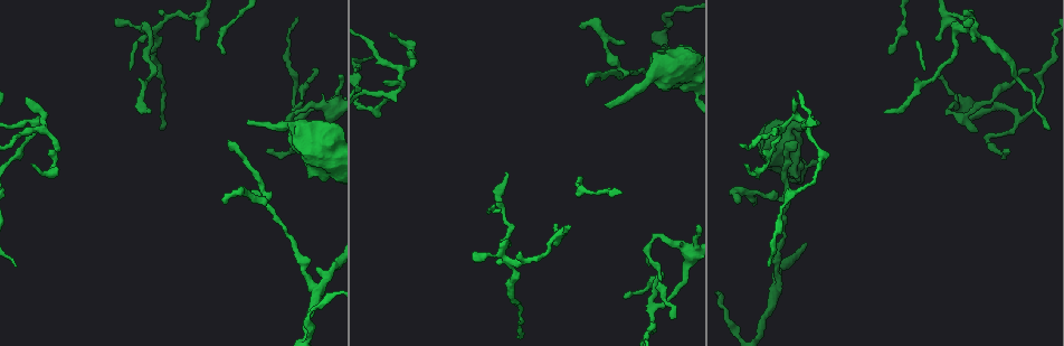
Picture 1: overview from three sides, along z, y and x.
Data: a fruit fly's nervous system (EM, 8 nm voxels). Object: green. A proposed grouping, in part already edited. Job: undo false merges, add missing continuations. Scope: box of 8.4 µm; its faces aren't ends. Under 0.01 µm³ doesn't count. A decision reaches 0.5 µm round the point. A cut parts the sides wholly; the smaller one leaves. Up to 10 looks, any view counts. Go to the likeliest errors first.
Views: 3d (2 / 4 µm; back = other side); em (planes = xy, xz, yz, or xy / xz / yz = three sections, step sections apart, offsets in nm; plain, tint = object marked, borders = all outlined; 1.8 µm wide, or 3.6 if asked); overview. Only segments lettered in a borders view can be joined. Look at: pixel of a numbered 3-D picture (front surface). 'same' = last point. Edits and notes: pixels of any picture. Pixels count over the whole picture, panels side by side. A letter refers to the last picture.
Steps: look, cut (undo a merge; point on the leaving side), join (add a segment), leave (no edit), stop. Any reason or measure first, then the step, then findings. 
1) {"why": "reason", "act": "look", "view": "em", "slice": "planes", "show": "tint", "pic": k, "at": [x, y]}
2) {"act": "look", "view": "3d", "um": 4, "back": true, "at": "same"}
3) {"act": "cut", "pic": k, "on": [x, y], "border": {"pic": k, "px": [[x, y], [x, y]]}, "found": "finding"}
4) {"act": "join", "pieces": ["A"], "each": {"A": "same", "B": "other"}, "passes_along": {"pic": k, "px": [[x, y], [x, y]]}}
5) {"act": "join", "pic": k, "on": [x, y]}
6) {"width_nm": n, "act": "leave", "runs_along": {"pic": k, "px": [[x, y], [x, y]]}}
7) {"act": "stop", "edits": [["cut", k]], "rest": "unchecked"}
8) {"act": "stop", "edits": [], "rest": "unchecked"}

{"why": "abrupt turn", "act": "look", "view": "3d", "um": 4, "pic": 1, "at": [394, 94]}

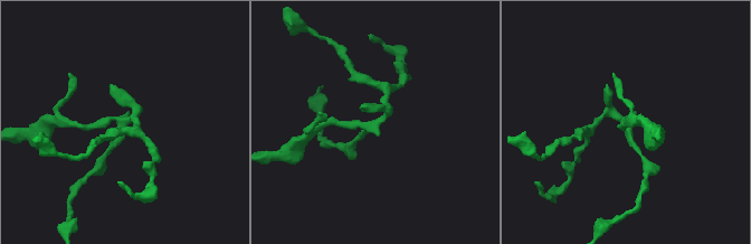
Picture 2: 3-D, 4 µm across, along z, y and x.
{"act": "look", "view": "em", "slice": "xz", "step": 16, "show": "tint", "pic": 2, "at": [123, 123]}

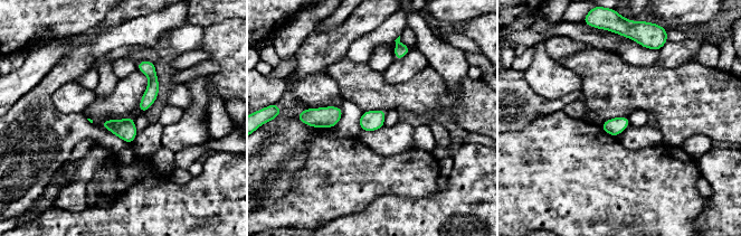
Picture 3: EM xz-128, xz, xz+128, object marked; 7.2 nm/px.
{"why": "cut it another way", "act": "look", "view": "em", "slice": "planes", "show": "borders", "at": "same"}

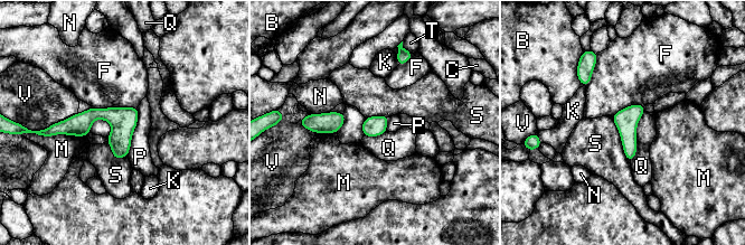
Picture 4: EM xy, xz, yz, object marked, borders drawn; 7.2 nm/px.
{"act": "leave", "each": {"B": "other", "C": "other", "F": "other", "K": "other", "M": "other", "N": "other", "P": "other", "Q": "other", "S": "other", "T": "other", "V": "other"}, "border": {"pic": 4, "px": [[610, 116], [630, 163]]}, "found": "continuous, no second neuron"}

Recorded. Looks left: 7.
{"why": "free end", "act": "look", "view": "3d", "um": 2, "pic": 1, "at": [246, 122]}

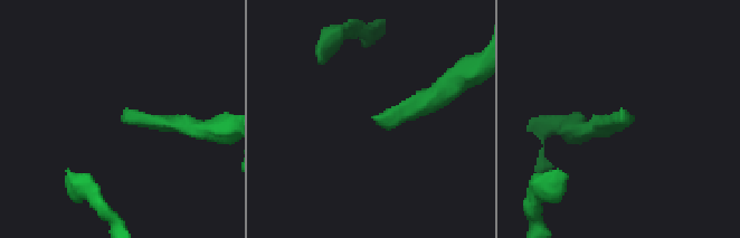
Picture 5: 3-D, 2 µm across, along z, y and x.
{"why": "need the tissue", "act": "look", "view": "em", "slice": "planes", "show": "borders", "pic": 5, "at": [627, 121]}

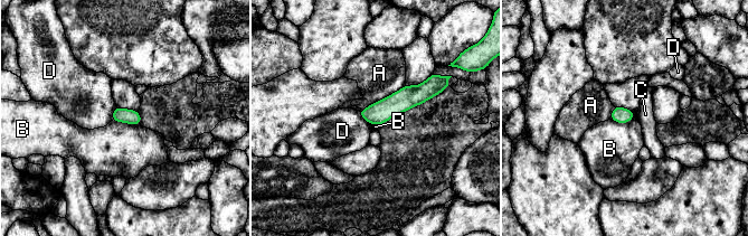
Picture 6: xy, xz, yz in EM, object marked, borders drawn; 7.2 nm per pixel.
{"act": "leave", "each": {"A": "other", "B": "other", "C": "other", "D": "other"}, "border": {"pic": 6, "px": [[112, 120], [140, 125]]}, "found": "none of them fits"}

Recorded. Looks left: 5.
{"why": "branch point", "act": "look", "view": "em", "slice": "xz", "step": 4, "show": "borders", "pic": 1, "at": [624, 71]}

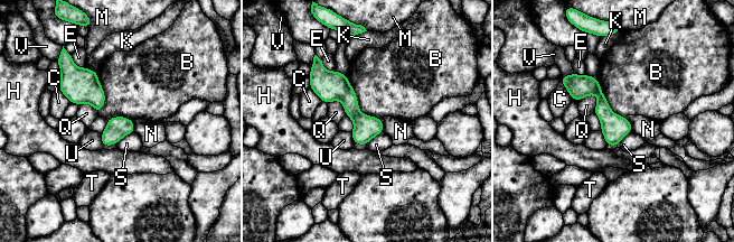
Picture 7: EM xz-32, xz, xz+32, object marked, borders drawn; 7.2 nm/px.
{"width_nm": 160, "act": "leave", "each": {"B": "other", "C": "other", "E": "other", "H": "other", "K": "other", "M": "other", "N": "other", "Q": "other", "S": "other", "T": "other", "U": "other", "V": "other"}, "border": {"pic": 7, "px": [[347, 75], [358, 109], [379, 119]]}, "found": "continuous, no second neuron"}

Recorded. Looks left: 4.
{"why": "branch stops here", "act": "look", "view": "em", "slice": "planes", "show": "borders", "pic": 1, "at": [369, 58]}

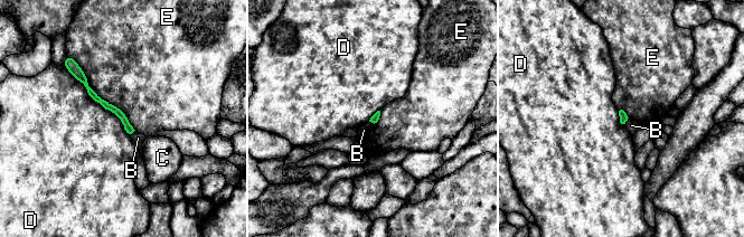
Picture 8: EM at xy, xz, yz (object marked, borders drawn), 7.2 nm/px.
{"act": "leave", "each": {"B": "other", "C": "other", "D": "other", "E": "other"}, "border": {"pic": 8, "px": [[134, 130], [128, 133]]}, "found": "no lettered segment goes on from it"}

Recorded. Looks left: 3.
{"act": "stop", "edits": [], "rest": "unchecked"}

